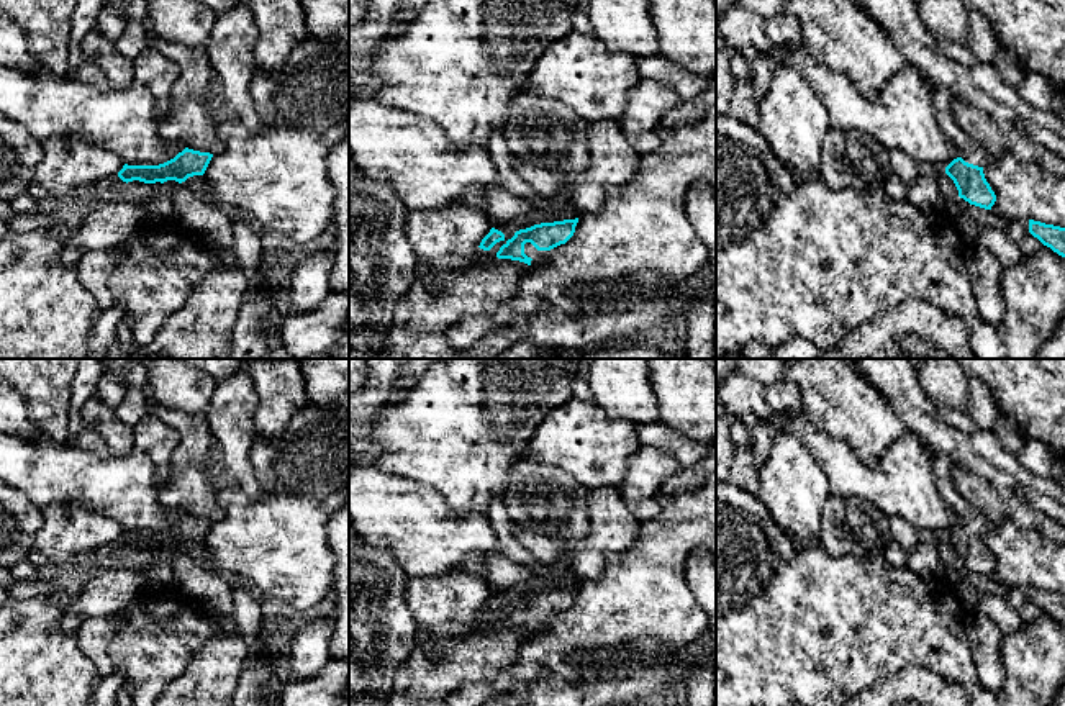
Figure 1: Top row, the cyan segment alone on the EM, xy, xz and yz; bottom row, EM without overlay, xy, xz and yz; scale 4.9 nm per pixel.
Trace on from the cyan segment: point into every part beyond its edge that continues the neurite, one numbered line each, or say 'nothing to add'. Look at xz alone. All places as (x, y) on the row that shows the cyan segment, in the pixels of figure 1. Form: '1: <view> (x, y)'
1: xz (538, 256)

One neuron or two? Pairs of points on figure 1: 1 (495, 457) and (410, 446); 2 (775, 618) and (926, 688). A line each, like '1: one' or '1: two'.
1: one
2: two

